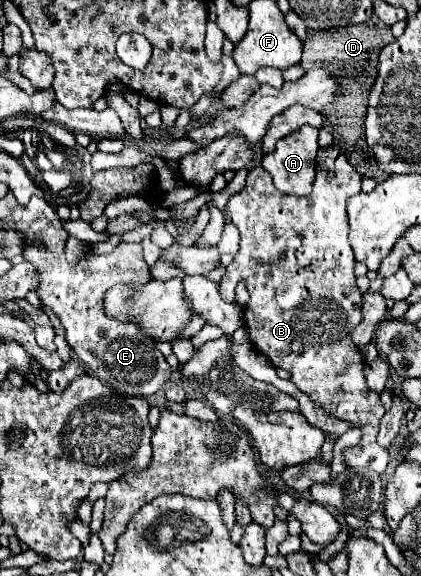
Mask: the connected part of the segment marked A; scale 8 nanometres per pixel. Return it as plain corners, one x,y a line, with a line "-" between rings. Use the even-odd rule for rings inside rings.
304,125
296,129
292,135
280,139
280,143
276,143
276,151
262,157
262,167
272,175
274,185
280,187
280,191
306,195
310,193
314,181
316,153
318,153
318,129

